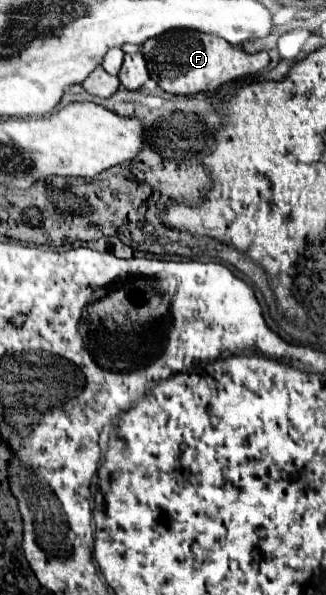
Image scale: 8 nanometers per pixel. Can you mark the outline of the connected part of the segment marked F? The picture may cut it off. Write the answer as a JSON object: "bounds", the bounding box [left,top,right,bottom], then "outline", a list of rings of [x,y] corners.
{"bounds":[141,30,269,94],"outline":[[[171,30],[161,34],[159,38],[151,38],[143,44],[141,52],[145,54],[147,68],[151,76],[157,74],[159,86],[169,94],[197,94],[197,92],[209,92],[217,86],[251,76],[261,72],[269,64],[267,52],[247,54],[241,48],[231,46],[227,40],[221,40],[219,36],[201,34],[195,30]]]}

